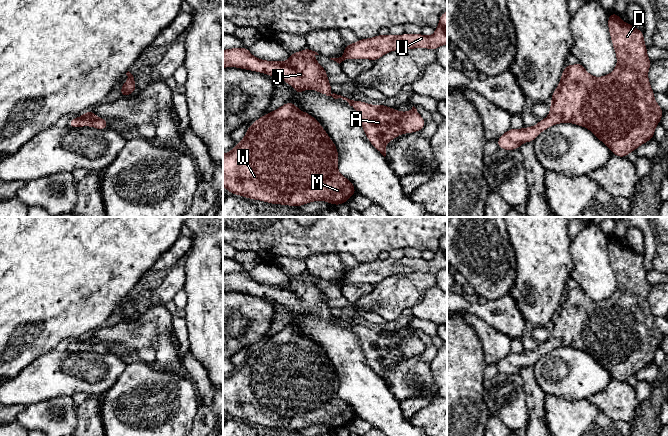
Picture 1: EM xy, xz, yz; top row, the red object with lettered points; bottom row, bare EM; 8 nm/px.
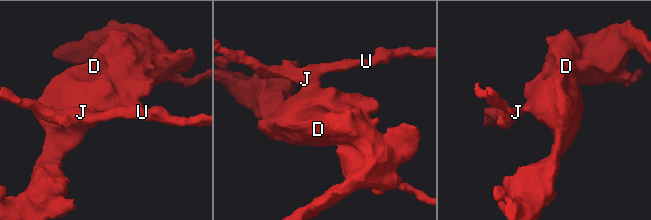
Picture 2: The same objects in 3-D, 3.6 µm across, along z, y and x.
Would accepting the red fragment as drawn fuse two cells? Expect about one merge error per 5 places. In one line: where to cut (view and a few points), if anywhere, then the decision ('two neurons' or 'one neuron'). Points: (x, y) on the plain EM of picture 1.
cut none; one neuron

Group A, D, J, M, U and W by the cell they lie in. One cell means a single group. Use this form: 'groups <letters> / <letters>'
groups A D J M U W

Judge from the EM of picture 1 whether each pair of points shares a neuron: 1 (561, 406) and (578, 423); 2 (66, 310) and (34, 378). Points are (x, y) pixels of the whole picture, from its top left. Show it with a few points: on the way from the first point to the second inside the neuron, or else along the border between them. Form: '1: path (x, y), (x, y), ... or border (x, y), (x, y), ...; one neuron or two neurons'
1: path (565, 410), (574, 419); one neuron
2: border (54, 349), (38, 356), (27, 366); two neurons

